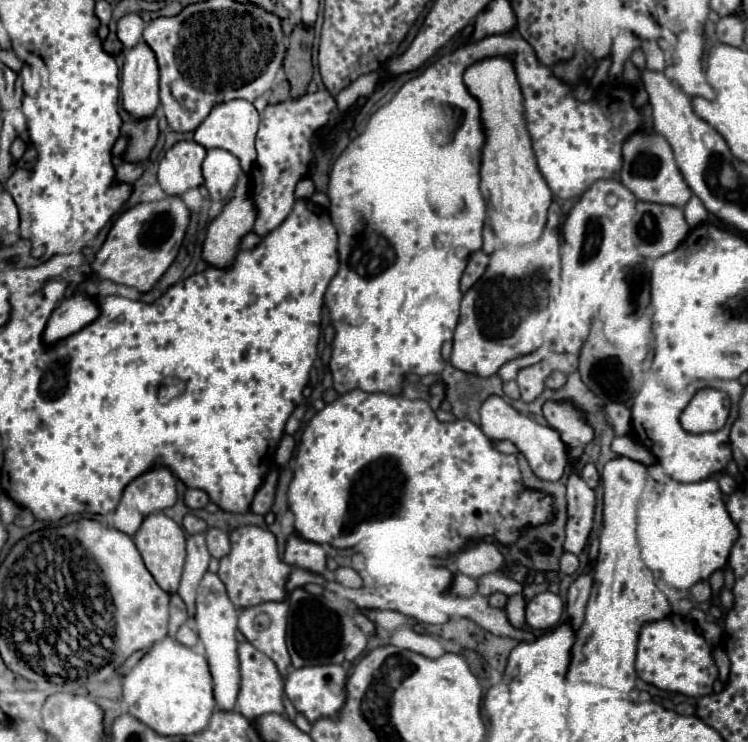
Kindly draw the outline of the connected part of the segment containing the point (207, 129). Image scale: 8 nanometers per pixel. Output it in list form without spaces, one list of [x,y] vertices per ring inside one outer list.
[[[234,99],[234,101],[226,101],[216,105],[210,115],[200,123],[200,127],[194,131],[194,141],[200,143],[206,149],[226,149],[232,155],[236,155],[242,163],[244,171],[250,171],[252,163],[256,161],[256,149],[254,149],[254,137],[258,131],[258,111],[254,109],[252,103],[244,101],[244,99]]]

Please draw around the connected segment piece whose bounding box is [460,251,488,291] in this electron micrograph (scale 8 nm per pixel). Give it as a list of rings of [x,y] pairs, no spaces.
[[[474,251],[474,255],[470,255],[468,267],[466,267],[466,271],[462,275],[462,281],[460,281],[462,291],[466,291],[468,287],[472,287],[480,279],[480,275],[486,269],[486,265],[488,265],[488,255],[484,251]]]

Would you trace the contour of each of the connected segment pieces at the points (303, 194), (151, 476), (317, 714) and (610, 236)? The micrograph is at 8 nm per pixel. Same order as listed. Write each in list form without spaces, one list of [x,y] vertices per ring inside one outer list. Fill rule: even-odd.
[[[302,177],[302,179],[298,181],[298,185],[296,185],[294,195],[300,197],[300,199],[310,199],[312,193],[314,193],[314,183],[312,183],[312,179],[310,179],[310,177]]]
[[[164,465],[134,479],[114,511],[114,527],[126,535],[134,535],[142,519],[150,513],[164,511],[176,503],[176,477]]]
[[[336,663],[294,669],[284,679],[284,693],[294,703],[296,711],[302,713],[310,723],[316,723],[322,717],[334,719],[334,715],[342,711],[342,703],[346,703],[346,671]]]
[[[600,179],[592,183],[572,205],[564,227],[562,245],[562,283],[558,295],[538,313],[538,329],[542,327],[542,345],[528,354],[528,365],[542,360],[542,349],[549,347],[557,353],[578,353],[588,337],[590,321],[598,313],[606,291],[612,287],[616,275],[638,259],[632,241],[632,217],[636,197],[616,179]]]

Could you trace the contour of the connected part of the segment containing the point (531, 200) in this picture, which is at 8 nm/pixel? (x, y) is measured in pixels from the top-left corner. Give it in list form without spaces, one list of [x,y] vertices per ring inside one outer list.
[[[486,57],[464,71],[464,85],[480,103],[486,135],[480,163],[480,191],[486,201],[488,221],[504,245],[534,243],[546,225],[552,191],[538,171],[524,117],[524,97],[510,57]]]

